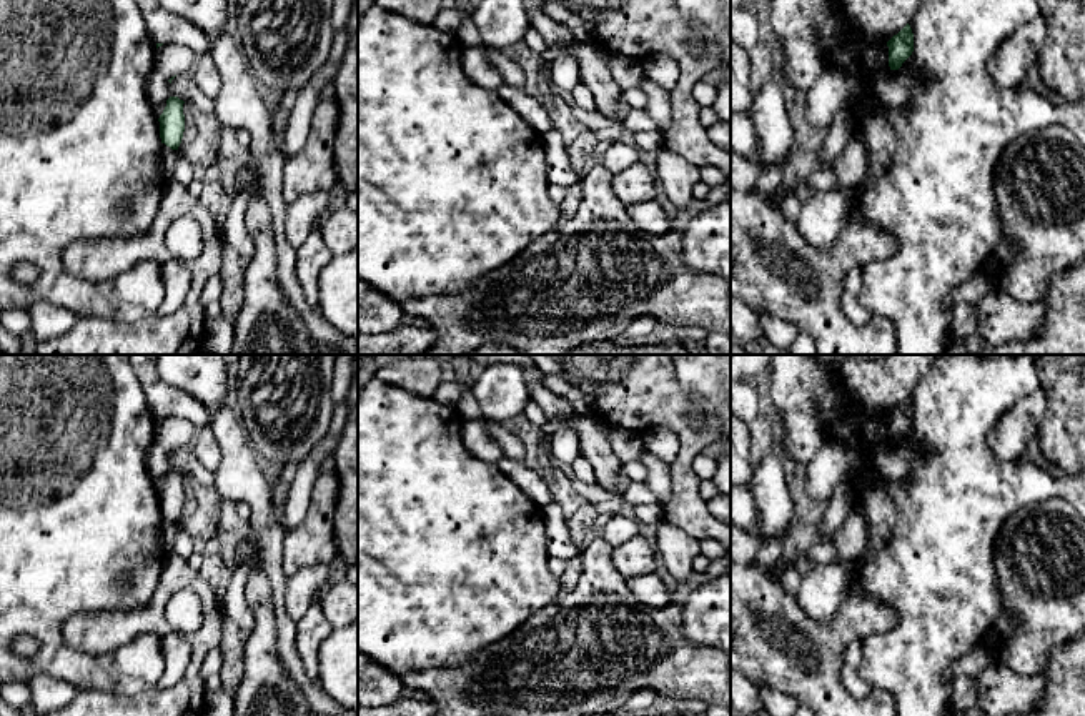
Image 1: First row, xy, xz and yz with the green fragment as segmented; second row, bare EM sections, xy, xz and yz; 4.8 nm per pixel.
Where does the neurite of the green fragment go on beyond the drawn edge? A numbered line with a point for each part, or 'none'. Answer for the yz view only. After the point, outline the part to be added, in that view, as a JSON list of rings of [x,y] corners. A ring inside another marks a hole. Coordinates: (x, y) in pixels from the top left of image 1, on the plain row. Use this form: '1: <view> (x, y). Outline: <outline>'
none

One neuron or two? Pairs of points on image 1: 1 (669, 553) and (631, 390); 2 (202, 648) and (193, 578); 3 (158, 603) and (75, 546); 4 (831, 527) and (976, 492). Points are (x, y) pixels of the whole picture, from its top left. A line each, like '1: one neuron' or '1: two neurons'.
1: two neurons
2: one neuron
3: two neurons
4: two neurons

